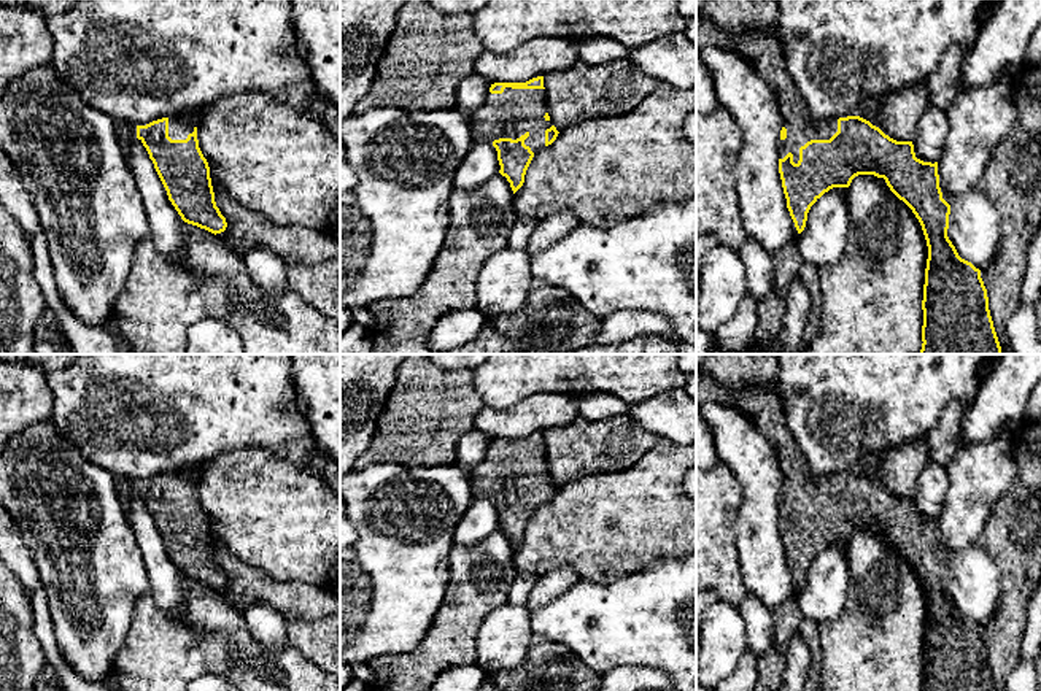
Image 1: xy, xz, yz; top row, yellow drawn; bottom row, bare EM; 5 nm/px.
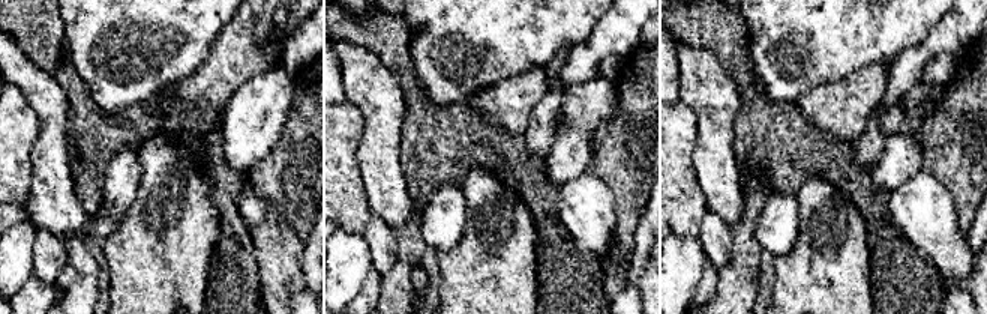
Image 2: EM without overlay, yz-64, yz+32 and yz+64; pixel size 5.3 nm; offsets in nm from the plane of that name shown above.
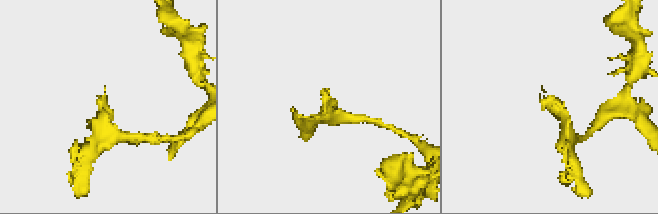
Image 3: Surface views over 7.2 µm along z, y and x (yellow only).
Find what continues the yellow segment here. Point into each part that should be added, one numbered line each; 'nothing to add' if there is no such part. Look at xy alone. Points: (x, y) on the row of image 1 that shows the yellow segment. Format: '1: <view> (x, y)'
1: xy (180, 127)

